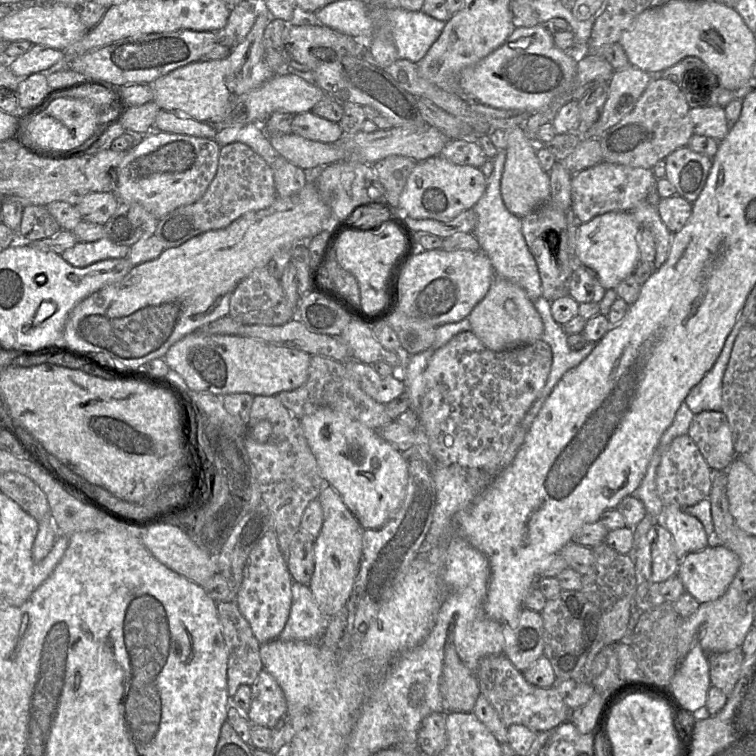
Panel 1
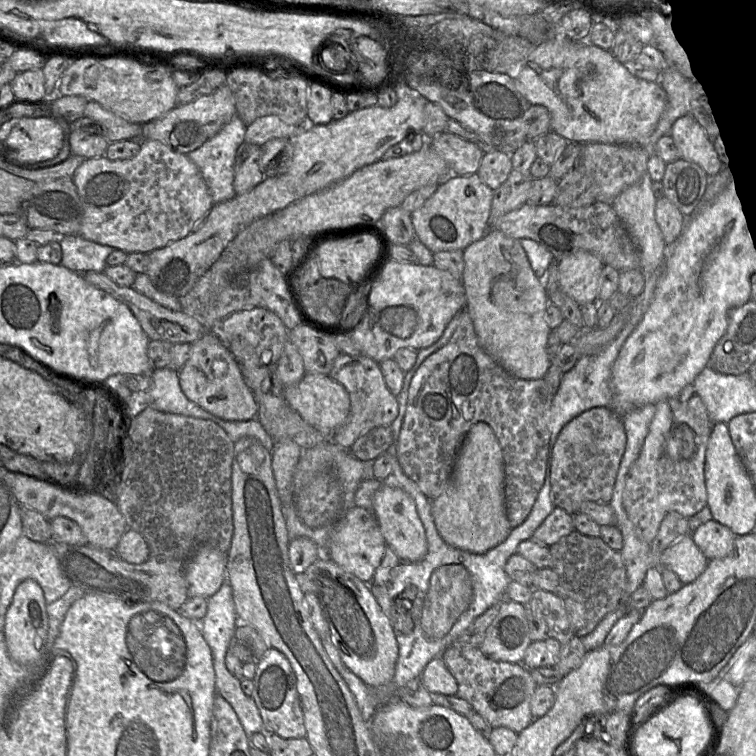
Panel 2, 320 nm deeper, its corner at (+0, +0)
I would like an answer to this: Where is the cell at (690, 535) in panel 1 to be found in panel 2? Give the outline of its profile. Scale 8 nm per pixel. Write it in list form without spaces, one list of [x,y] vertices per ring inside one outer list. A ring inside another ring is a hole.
[[[712,519],[692,532],[692,538],[703,554],[711,559],[726,557],[737,536],[725,525]]]

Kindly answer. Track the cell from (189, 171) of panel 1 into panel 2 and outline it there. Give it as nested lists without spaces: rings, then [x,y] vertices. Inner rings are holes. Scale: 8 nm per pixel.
[[[141,140],[140,151],[131,159],[86,159],[72,180],[83,207],[77,235],[127,254],[150,253],[186,237],[213,206],[196,164],[157,140]]]

